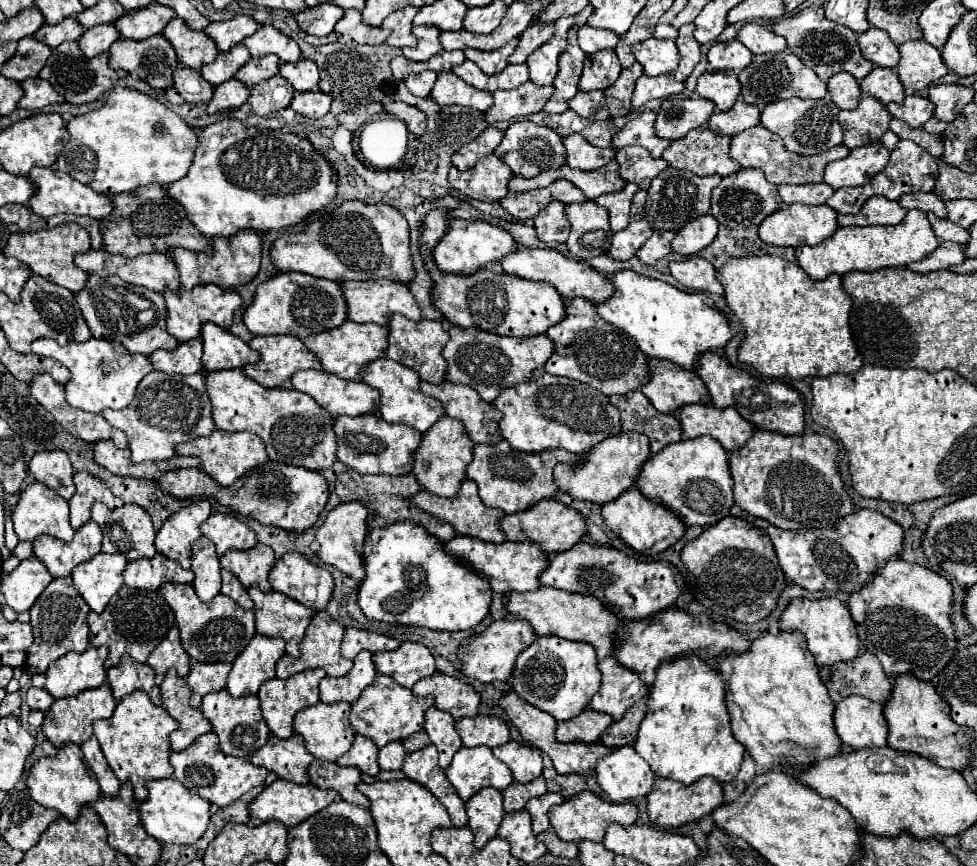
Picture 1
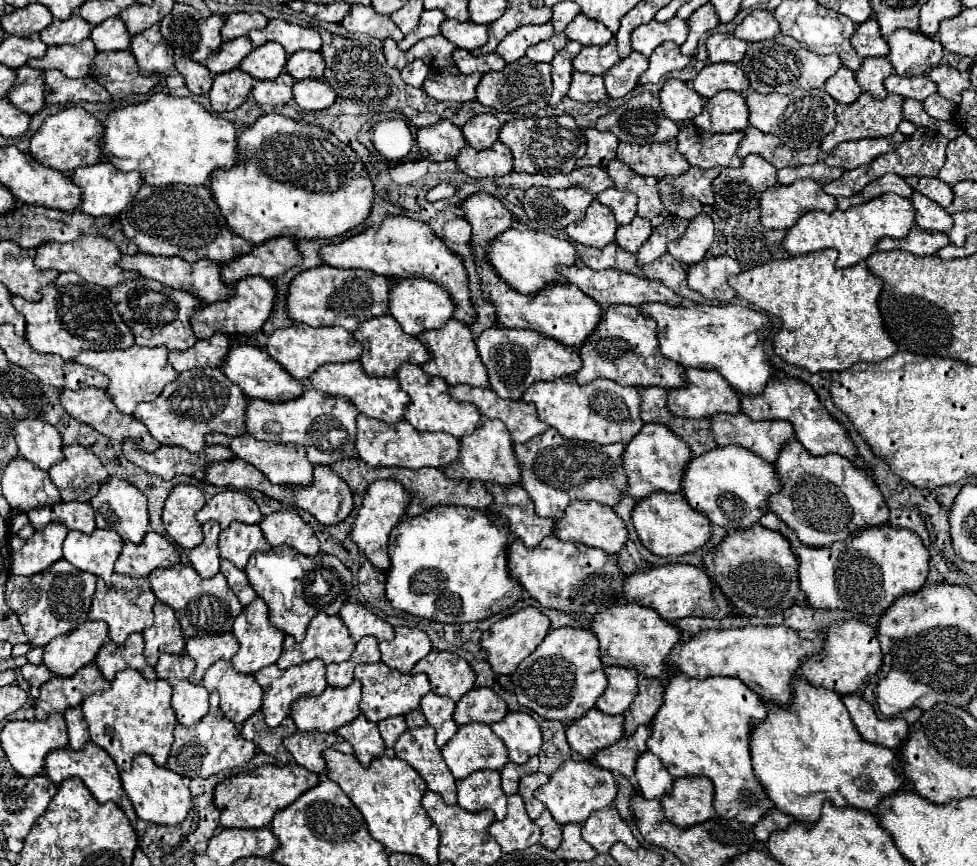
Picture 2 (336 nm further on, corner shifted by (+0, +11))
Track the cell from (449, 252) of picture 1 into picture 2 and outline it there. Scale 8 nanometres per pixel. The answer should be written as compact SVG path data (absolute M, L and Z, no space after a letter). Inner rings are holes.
M509 228L507 232L503 232L503 236L499 236L499 240L489 244L489 260L511 288L521 294L535 294L561 280L557 272L559 266L575 266L581 258L569 240L561 240L545 232Z

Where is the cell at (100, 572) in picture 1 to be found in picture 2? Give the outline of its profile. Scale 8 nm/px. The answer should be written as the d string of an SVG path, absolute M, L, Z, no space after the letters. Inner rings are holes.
M95 528L91 534L69 530L63 544L63 556L75 568L91 572L109 584L113 574L113 564L121 548L123 540L115 530Z

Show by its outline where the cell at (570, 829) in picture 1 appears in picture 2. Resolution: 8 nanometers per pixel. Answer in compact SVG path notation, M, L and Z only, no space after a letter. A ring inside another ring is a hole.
M567 760L567 762L563 762L549 776L549 782L535 790L535 798L549 808L555 822L561 826L569 824L569 822L583 824L593 810L611 806L615 800L615 794L617 794L617 784L615 784L615 778L611 776L611 772L591 764L589 760Z

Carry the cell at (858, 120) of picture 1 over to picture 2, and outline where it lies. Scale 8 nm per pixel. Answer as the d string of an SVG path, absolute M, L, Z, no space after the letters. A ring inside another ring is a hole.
M863 92L853 104L837 104L835 106L835 116L837 116L837 126L833 132L821 142L821 152L831 152L837 144L845 140L861 140L861 138L877 138L877 136L889 136L897 132L899 122L903 120L903 98L897 94L889 94L885 100L875 100L871 94Z

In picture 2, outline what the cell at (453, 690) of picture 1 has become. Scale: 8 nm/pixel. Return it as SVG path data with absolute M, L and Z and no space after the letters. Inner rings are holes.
M433 650L423 660L419 660L413 672L423 672L429 676L431 690L439 696L459 700L475 684L475 674L465 658L455 656L453 652Z

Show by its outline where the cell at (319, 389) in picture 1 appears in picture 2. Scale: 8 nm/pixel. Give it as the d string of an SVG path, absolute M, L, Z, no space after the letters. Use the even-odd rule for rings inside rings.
M349 362L349 364L325 364L323 368L319 368L311 378L311 388L315 388L317 392L329 394L329 396L343 396L349 398L357 410L369 418L387 422L387 424L397 424L403 418L403 412L409 404L409 396L401 390L399 380L397 378L375 378L369 376L361 362Z

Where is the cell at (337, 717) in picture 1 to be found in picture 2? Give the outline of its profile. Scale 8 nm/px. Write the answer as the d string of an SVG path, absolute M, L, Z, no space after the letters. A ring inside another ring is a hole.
M353 680L347 688L327 686L319 696L299 698L291 704L291 718L303 732L321 730L335 732L335 728L349 724L361 714L361 682Z

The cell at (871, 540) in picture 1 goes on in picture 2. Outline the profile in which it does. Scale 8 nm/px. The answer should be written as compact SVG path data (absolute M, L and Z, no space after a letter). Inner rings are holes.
M767 512L761 524L781 532L791 542L791 548L799 558L801 590L807 594L807 602L819 610L847 610L863 616L881 616L899 596L919 592L929 574L929 552L911 530L895 526L865 528L845 542L835 542L827 548L807 548L773 512Z

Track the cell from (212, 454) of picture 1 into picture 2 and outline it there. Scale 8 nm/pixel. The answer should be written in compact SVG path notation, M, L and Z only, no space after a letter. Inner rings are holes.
M211 434L211 436L207 436L207 444L221 444L221 446L231 448L239 458L243 458L245 462L249 462L255 468L259 468L275 484L305 486L305 484L313 482L313 464L309 462L305 448L299 446L299 444L261 442L261 440L255 440L249 434L247 436L239 436L239 438L231 438L231 436L225 436L225 434Z

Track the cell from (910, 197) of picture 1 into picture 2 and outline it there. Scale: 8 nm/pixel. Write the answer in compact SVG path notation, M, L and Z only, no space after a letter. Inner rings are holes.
M909 176L909 178L905 178L905 182L913 190L917 190L917 192L925 194L927 198L935 200L937 204L941 204L943 208L947 208L953 202L953 190L951 190L951 186L945 184L945 182L941 182L939 178L915 178L915 176Z

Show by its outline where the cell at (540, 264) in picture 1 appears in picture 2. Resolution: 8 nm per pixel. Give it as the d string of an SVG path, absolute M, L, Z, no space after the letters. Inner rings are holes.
M575 266L575 268L559 268L559 274L581 288L587 296L595 298L599 306L605 310L613 304L629 304L629 306L643 306L647 302L663 302L669 306L681 306L683 298L679 298L675 292L671 292L667 286L655 282L655 280L643 280L639 276L627 276L623 272L611 272L611 270L591 270L589 266Z

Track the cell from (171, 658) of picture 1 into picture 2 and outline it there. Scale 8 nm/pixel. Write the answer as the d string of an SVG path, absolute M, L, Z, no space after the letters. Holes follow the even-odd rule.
M157 602L153 608L153 614L155 614L153 626L143 632L143 636L145 636L143 656L149 666L155 666L159 654L163 654L163 652L183 654L183 650L185 650L185 636L175 618L175 612L167 604Z

